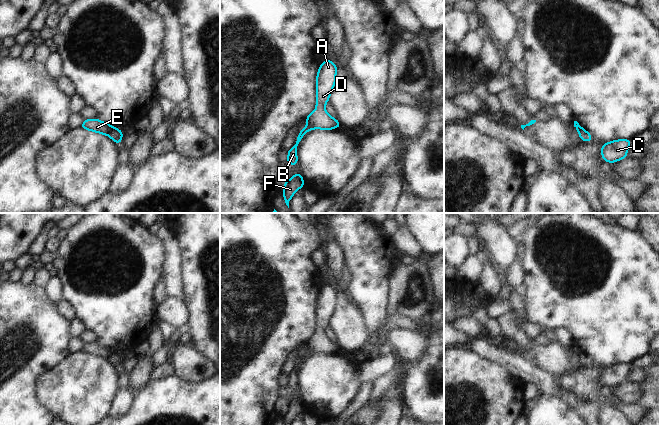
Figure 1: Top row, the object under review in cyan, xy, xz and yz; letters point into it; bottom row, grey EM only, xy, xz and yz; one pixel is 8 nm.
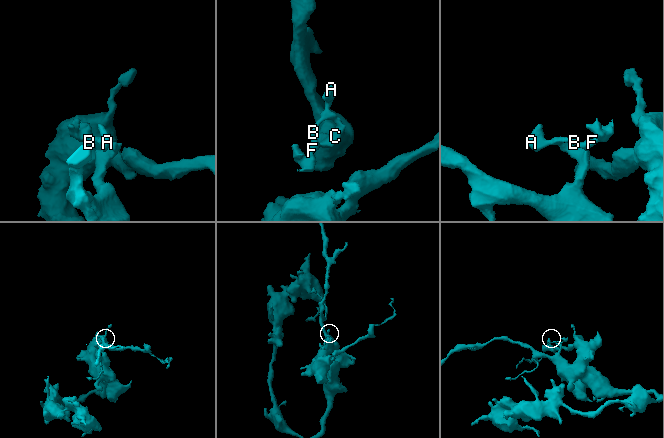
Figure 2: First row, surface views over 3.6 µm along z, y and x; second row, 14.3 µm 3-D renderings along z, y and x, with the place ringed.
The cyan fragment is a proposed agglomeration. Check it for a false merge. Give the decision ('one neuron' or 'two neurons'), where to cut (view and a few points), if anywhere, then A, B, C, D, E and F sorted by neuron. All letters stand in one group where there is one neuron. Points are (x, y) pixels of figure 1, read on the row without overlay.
two neurons | xy (113, 351), (107, 358) | A B D E F / C

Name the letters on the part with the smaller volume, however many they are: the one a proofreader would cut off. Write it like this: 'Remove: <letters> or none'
Remove: A, B, D, E, F

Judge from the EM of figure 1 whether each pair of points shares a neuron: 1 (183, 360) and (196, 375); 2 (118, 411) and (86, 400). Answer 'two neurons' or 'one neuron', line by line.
1: one neuron
2: two neurons

